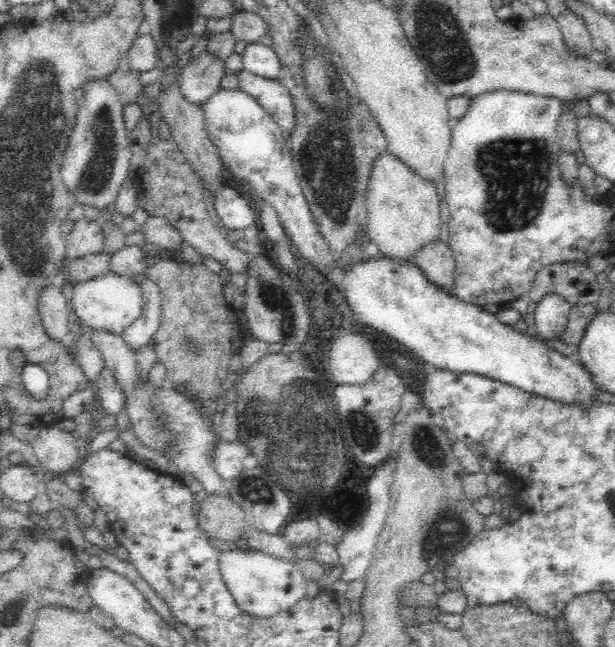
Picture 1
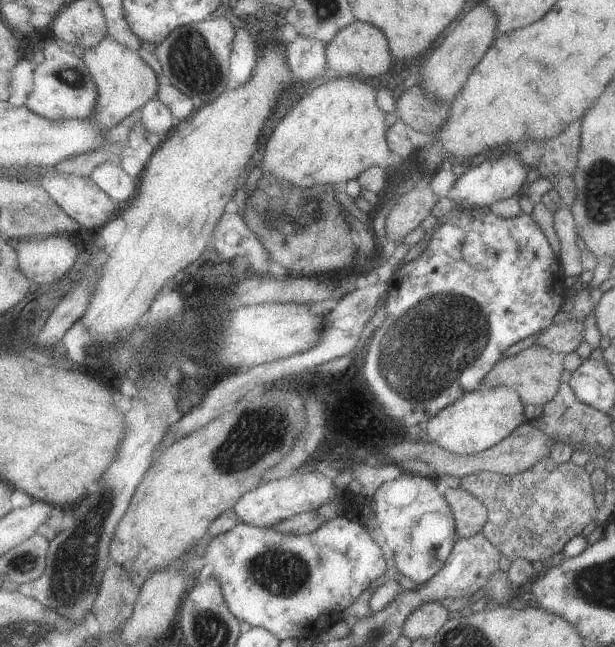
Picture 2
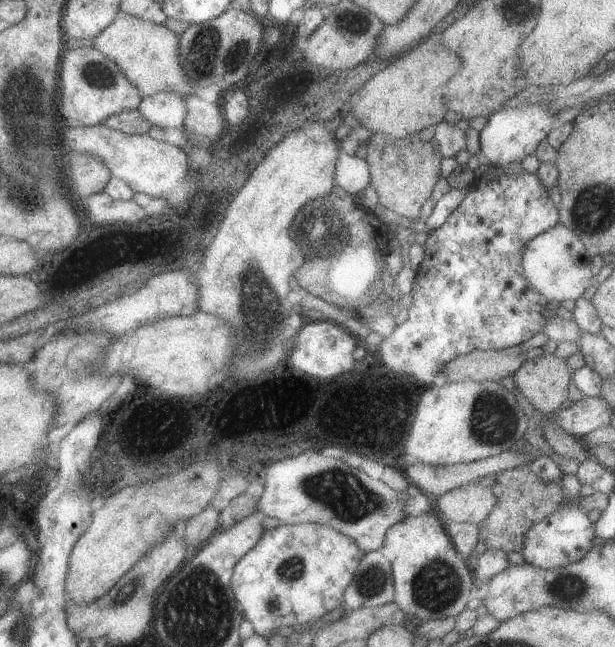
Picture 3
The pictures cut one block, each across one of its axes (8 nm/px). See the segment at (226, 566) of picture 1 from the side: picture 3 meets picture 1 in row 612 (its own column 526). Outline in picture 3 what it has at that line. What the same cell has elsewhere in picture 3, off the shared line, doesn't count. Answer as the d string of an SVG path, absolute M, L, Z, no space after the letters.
M561 224L547 228L541 234L527 240L521 254L521 270L529 288L543 296L549 304L556 306L562 301L575 301L584 290L593 284L594 277L589 270L590 260L584 253L583 244L574 232Z

